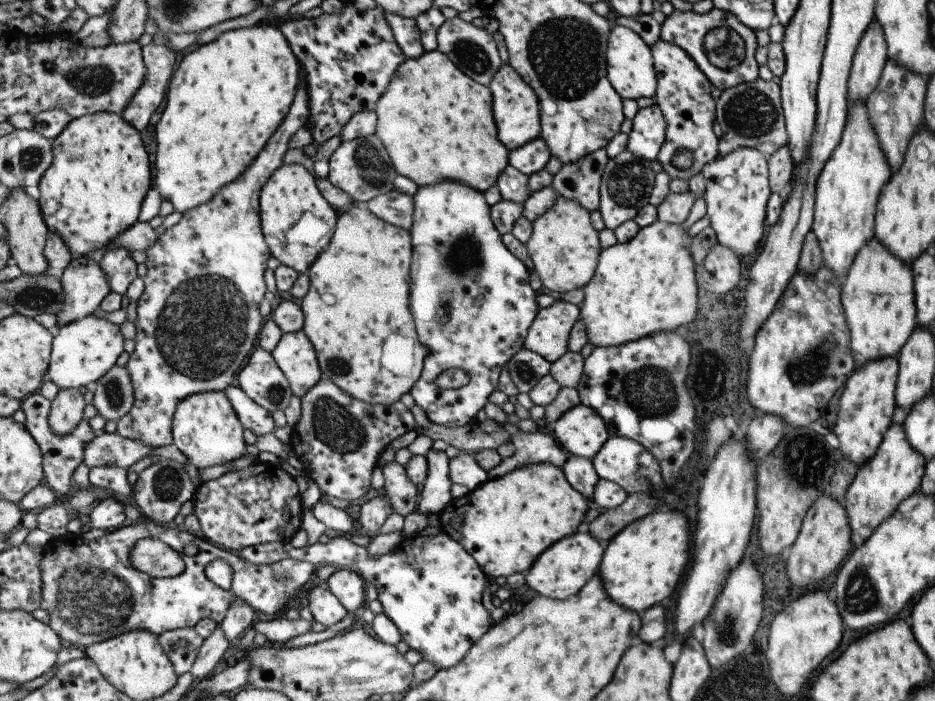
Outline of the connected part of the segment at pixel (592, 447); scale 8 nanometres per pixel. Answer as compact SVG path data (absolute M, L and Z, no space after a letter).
M578 404L555 422L554 434L569 455L592 459L606 446L607 423L594 409Z

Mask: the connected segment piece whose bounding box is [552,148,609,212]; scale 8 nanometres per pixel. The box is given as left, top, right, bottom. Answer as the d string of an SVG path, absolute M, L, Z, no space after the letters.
M602 148L577 162L563 164L554 175L552 187L557 195L578 200L591 212L600 208L602 176L607 161L607 149Z

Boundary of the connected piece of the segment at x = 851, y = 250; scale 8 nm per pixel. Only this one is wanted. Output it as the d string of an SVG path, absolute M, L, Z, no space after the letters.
M857 101L846 113L841 138L816 180L810 228L816 236L823 265L830 268L838 280L846 275L858 248L874 236L875 202L881 186L891 175L870 123L866 104Z

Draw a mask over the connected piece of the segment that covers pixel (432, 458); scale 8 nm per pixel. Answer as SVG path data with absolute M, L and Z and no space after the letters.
M431 449L426 454L429 475L421 492L417 511L439 514L451 502L450 456L445 451Z

